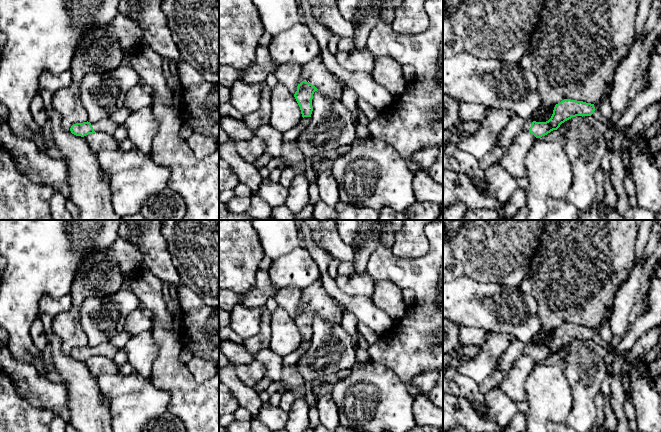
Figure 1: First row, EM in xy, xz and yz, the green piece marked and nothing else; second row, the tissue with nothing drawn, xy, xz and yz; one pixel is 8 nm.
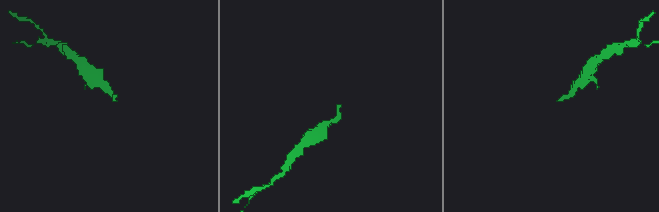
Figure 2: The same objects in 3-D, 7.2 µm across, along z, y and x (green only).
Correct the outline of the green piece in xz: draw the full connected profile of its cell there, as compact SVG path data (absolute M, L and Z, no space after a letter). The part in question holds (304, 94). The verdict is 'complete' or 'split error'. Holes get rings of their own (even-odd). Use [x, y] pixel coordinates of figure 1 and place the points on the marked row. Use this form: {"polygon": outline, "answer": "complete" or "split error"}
{"polygon": "M320 53L302 67L302 82L294 94L303 118L311 117L313 94L317 90L327 99L341 99L339 79L326 68Z", "answer": "split error"}

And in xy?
{"polygon": "M109 117L99 120L95 123L83 122L73 124L70 128L72 134L84 137L93 133L106 133L113 135L118 125Z", "answer": "split error"}

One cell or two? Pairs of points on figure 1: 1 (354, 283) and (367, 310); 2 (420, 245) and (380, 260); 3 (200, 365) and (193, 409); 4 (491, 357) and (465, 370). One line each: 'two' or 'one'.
1: two
2: two
3: two
4: one

